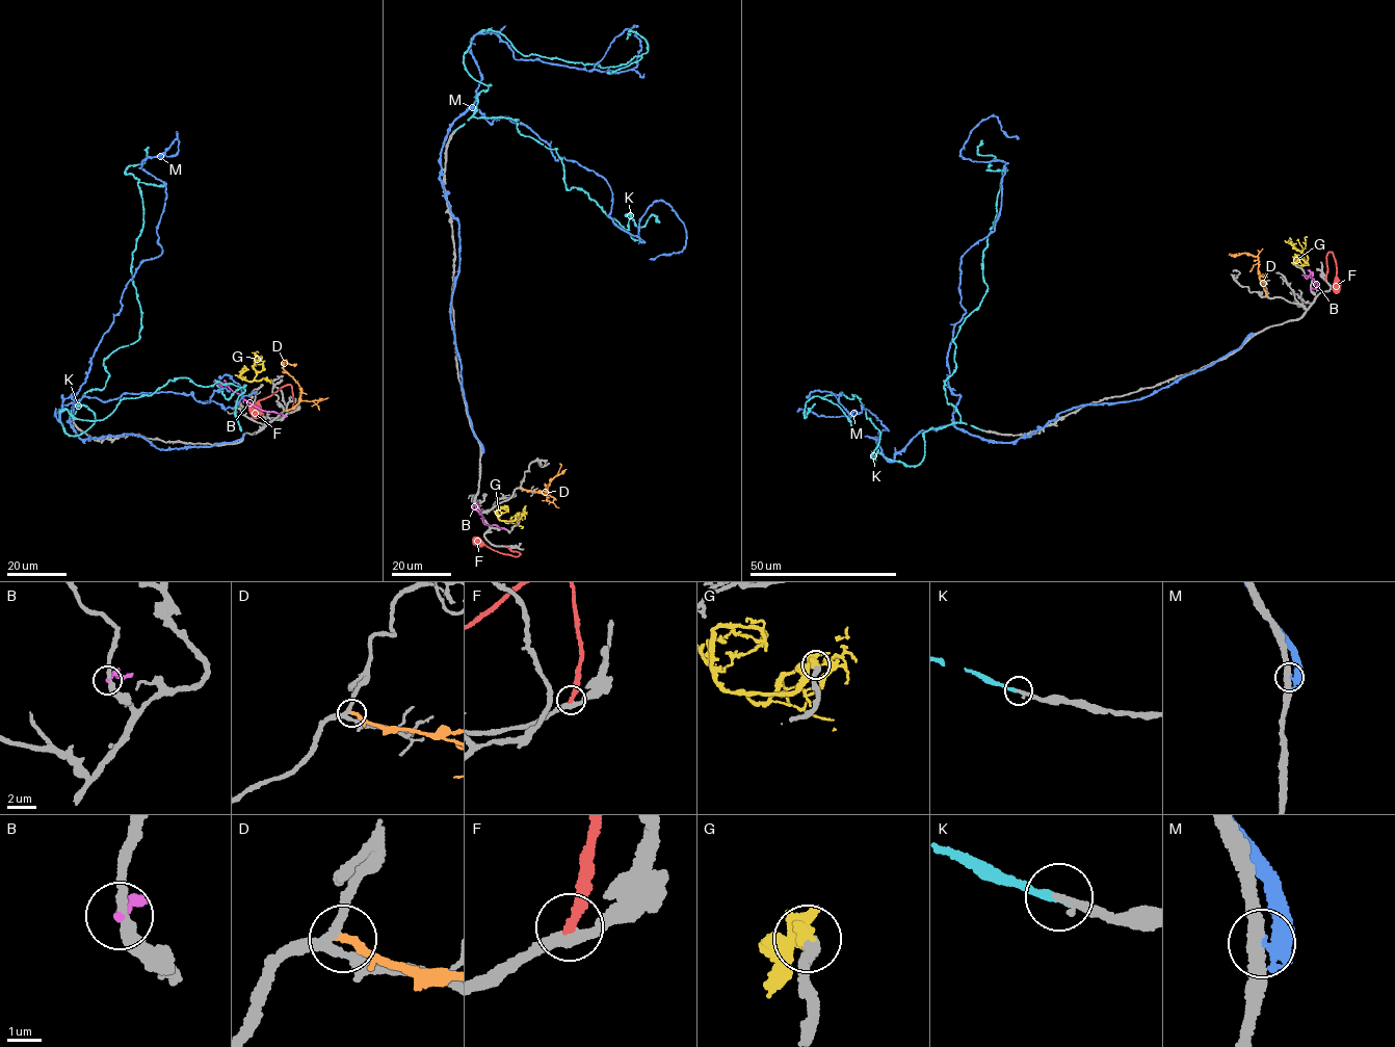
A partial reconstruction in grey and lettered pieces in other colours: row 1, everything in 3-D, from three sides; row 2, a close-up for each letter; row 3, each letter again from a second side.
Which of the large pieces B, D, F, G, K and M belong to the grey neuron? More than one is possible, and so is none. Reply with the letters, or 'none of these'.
K

